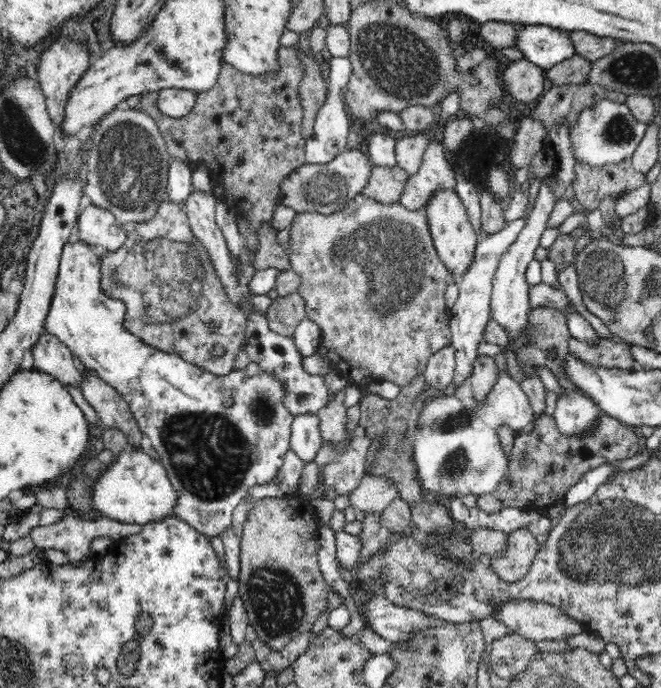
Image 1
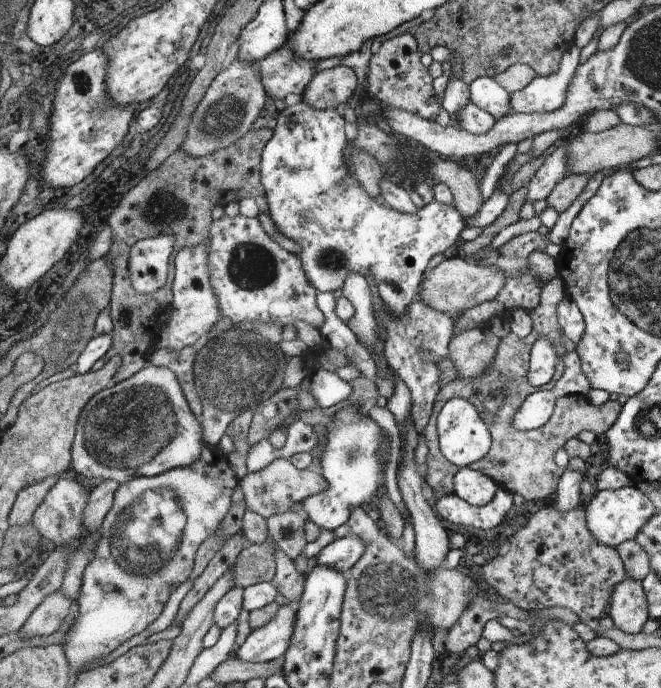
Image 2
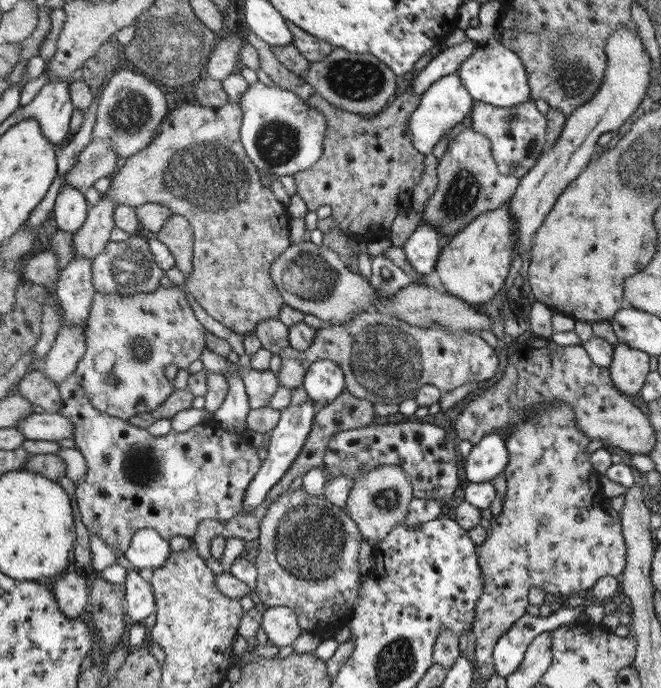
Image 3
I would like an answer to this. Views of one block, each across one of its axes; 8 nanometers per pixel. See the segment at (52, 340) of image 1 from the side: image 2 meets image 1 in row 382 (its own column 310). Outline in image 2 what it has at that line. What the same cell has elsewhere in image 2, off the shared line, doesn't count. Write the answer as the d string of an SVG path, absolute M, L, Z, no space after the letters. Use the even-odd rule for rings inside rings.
M289 46L271 52L265 60L257 62L265 96L271 100L285 100L287 94L303 94L305 86L315 76L315 66L315 62L297 60Z

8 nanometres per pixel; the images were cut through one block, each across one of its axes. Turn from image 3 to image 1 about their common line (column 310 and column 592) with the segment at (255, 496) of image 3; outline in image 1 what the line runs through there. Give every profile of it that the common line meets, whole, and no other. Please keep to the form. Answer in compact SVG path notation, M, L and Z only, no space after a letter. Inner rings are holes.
M566 390L554 410L554 420L562 436L568 436L568 440L578 440L578 438L590 438L604 412L598 410L598 406L584 394L578 394L574 390Z

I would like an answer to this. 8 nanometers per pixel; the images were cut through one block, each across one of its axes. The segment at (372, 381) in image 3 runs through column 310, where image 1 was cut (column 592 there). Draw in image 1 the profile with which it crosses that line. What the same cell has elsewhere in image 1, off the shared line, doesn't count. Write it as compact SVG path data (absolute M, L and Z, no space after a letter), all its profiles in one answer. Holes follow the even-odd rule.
M578 338L570 340L570 354L594 368L606 368L606 370L626 370L626 368L634 368L634 358L628 350L628 342L622 340L610 340L610 338L602 338L598 344L588 344L582 342Z

